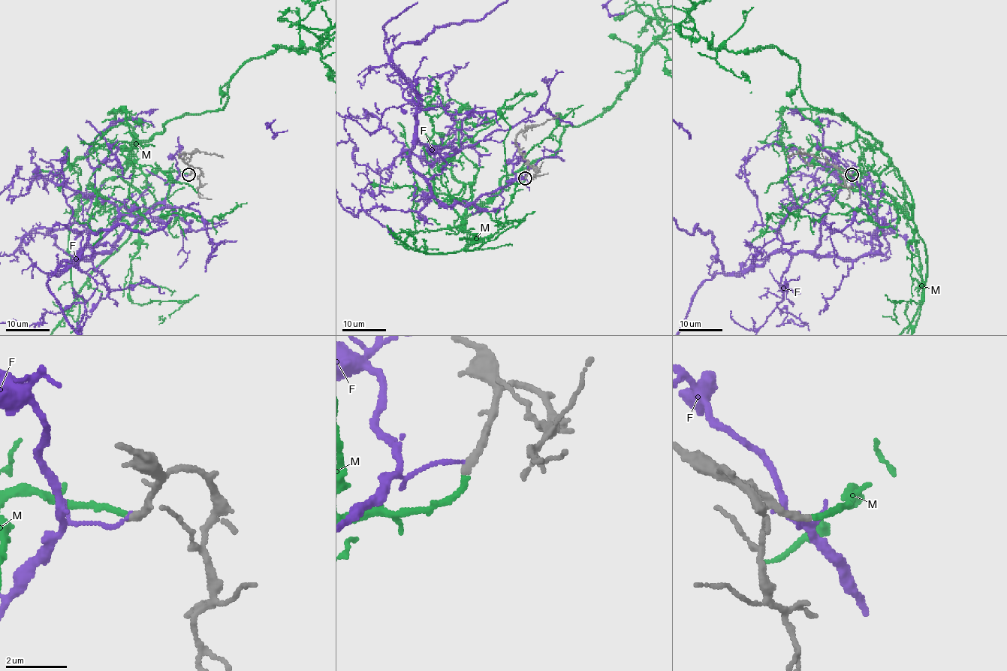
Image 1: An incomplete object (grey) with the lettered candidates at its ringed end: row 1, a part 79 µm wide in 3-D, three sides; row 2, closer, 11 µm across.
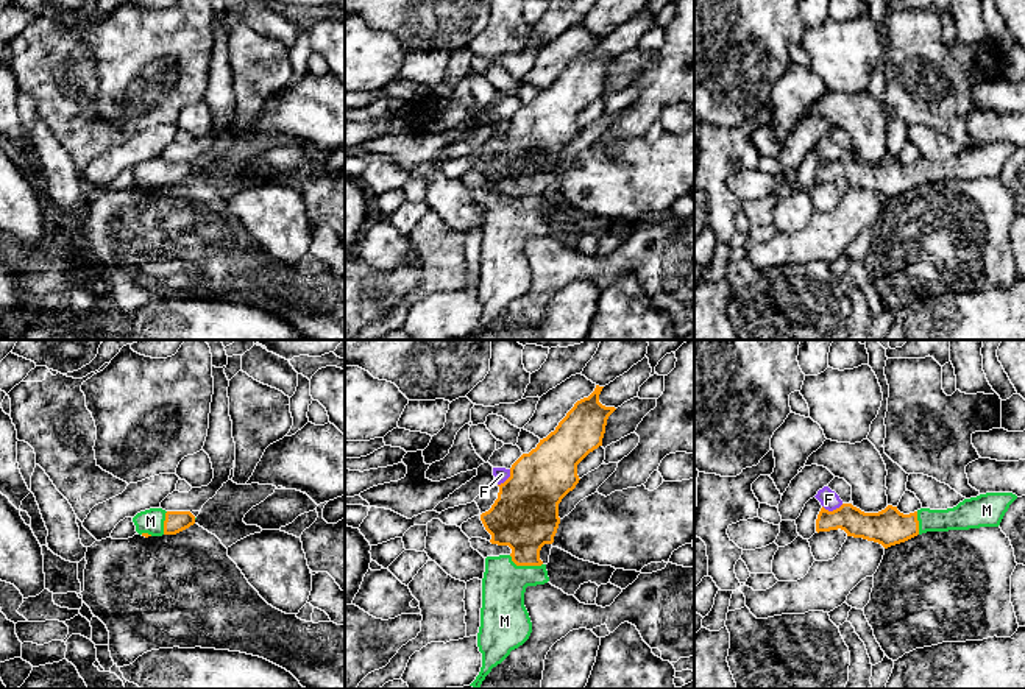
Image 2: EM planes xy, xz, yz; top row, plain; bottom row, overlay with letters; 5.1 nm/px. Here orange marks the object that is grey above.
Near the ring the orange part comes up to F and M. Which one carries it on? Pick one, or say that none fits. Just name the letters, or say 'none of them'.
M

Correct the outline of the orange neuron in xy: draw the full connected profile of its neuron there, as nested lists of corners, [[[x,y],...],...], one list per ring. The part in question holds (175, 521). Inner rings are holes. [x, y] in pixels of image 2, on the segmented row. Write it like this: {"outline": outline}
{"outline": [[[150,508],[133,518],[136,532],[145,538],[176,535],[195,524],[190,511],[165,511],[162,508]]]}

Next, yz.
{"outline": [[[986,493],[964,499],[953,508],[920,508],[910,514],[900,513],[892,505],[878,513],[864,513],[852,504],[842,504],[833,511],[822,507],[816,532],[841,528],[847,536],[874,541],[888,549],[927,532],[998,527],[1016,499],[1013,493]]]}

